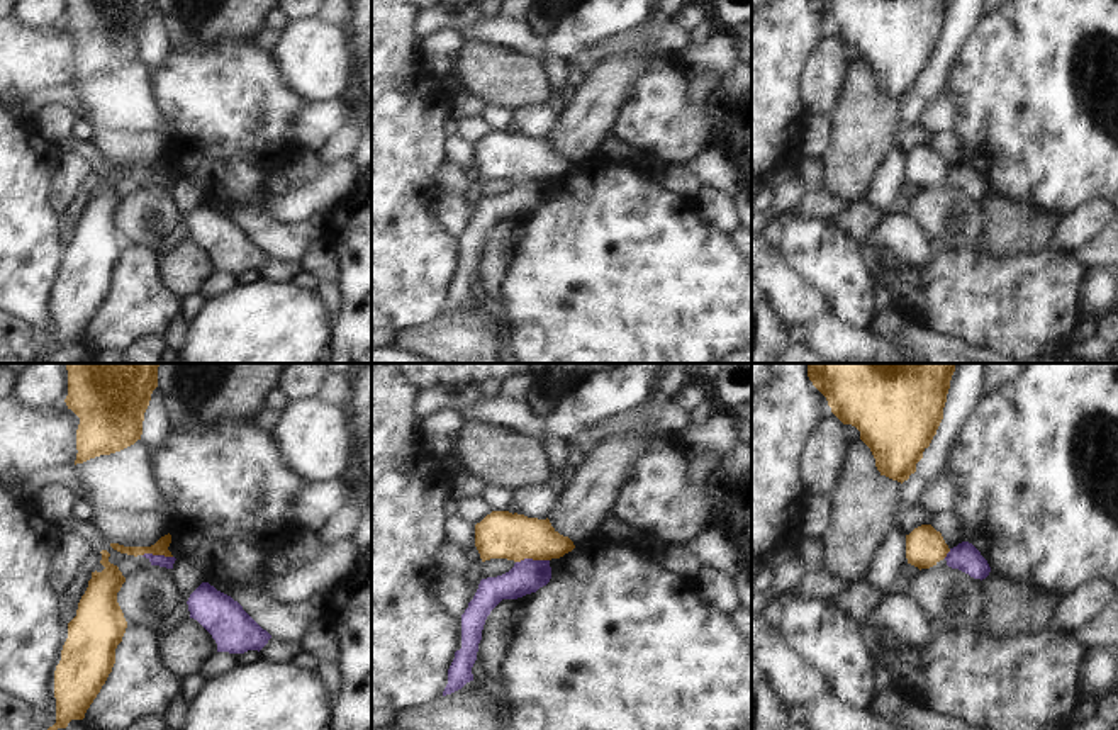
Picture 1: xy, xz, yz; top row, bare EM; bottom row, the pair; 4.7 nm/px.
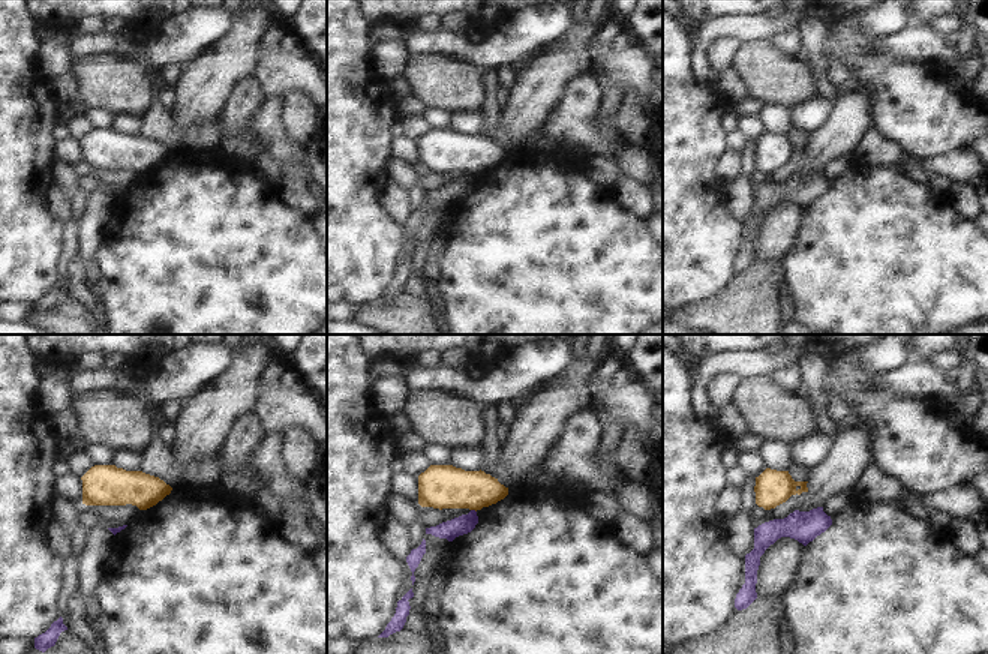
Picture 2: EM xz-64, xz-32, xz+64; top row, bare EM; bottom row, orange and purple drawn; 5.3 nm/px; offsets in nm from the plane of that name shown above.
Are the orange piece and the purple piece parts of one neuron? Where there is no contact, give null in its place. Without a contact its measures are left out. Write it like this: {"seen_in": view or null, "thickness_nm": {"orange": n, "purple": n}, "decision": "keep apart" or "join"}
{"seen_in": "xz", "thickness_nm": {"orange": 220, "purple": 160}, "decision": "keep apart"}

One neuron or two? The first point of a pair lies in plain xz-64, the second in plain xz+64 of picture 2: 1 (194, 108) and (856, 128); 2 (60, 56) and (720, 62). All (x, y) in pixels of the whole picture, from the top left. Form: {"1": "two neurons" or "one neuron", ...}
{"1": "one neuron", "2": "one neuron"}

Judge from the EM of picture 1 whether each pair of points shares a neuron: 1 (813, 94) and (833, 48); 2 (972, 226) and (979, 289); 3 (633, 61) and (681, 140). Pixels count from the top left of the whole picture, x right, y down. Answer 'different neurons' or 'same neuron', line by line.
1: same neuron
2: different neurons
3: different neurons

